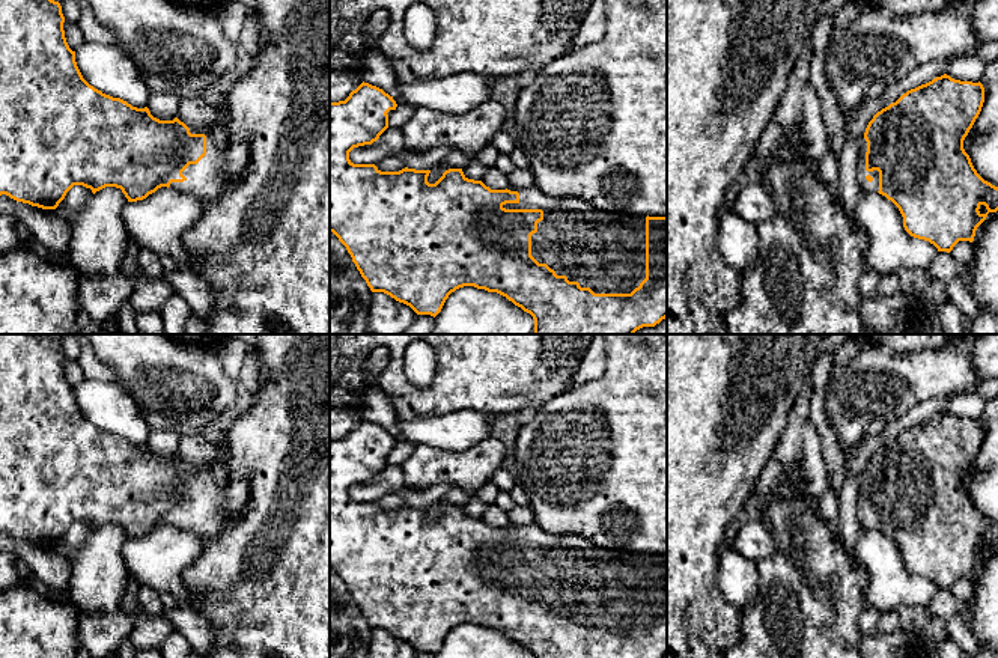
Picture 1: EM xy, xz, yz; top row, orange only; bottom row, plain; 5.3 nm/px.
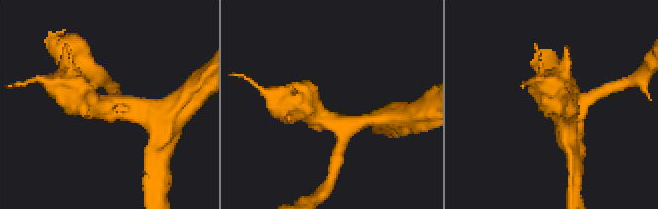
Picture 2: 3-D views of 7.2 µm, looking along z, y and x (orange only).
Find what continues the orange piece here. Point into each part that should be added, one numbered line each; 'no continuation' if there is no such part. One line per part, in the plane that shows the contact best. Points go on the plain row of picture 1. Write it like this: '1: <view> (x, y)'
1: xz (605, 589)

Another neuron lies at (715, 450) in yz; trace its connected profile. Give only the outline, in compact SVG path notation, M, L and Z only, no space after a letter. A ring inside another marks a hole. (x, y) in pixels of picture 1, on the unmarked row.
M757 334L759 342L748 342L736 378L694 378L688 387L692 401L683 404L677 387L667 390L667 658L726 658L724 652L741 640L741 610L730 605L717 589L717 569L723 545L741 521L744 506L754 492L757 480L769 462L792 408L807 378L811 376L820 334Z

